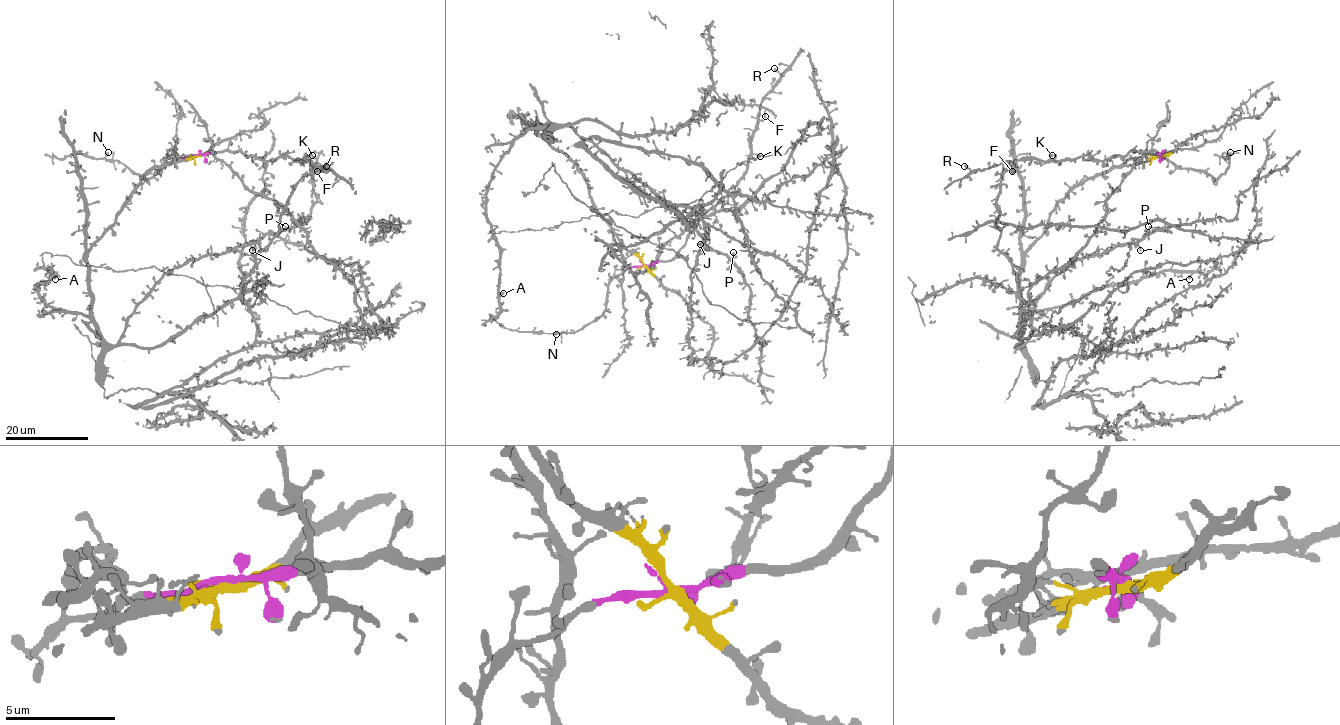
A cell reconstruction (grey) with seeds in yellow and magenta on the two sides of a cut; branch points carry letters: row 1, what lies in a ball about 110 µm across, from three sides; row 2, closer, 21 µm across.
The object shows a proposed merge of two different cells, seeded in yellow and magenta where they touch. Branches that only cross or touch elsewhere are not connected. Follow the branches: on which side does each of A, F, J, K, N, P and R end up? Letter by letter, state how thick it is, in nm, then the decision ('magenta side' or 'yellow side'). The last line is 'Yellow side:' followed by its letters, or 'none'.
A: 440 nm thick; yellow side
F: 280 nm thick; yellow side
J: 360 nm thick; yellow side
K: 380 nm thick; magenta side
N: 500 nm thick; magenta side
P: 280 nm thick; yellow side
R: 440 nm thick; magenta side
Yellow side: A, F, J, P

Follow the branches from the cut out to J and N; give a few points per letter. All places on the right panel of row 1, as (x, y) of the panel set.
J: (1161, 156), (1114, 165), (1058, 203), (1025, 253), (1021, 344), (1033, 304), (1074, 260), (1123, 244), (1141, 251)
N: (1161, 156), (1180, 168), (1204, 170), (1217, 178), (1228, 166), (1230, 152)

